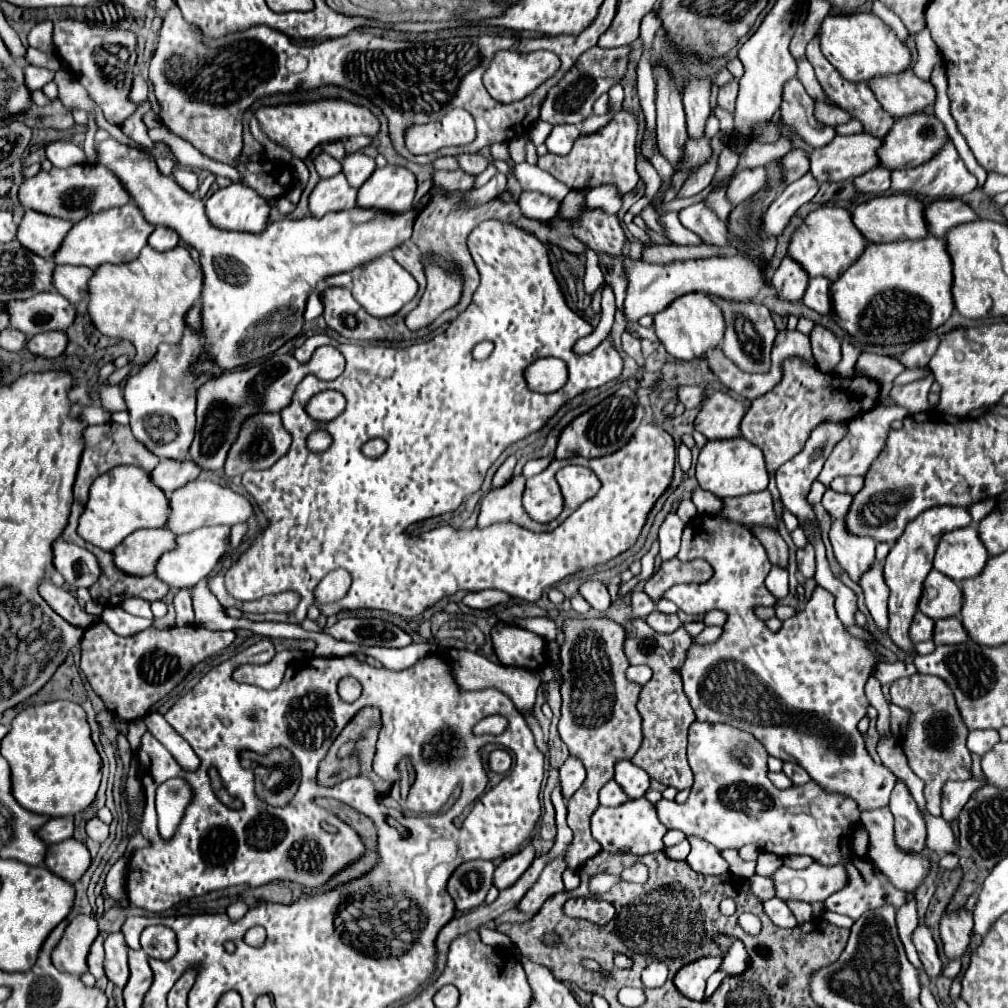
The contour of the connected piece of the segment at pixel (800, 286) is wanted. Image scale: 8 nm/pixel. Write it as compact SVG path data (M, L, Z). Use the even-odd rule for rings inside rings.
M784 257L770 279L770 287L778 299L796 303L804 297L804 291L808 287L808 273L796 261Z

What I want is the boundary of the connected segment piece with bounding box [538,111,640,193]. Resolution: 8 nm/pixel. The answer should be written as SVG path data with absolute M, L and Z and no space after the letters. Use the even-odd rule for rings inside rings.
M620 111L598 133L578 137L568 155L558 157L558 155L548 153L548 155L540 157L538 167L548 171L558 181L566 183L570 189L580 189L580 185L616 183L620 193L628 193L634 189L634 185L638 183L638 177L640 177L640 175L636 175L636 155L634 155L636 137L638 137L636 117L626 111Z

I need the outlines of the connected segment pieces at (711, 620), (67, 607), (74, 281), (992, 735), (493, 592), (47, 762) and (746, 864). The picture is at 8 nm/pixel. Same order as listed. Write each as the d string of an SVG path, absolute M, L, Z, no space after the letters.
M713 610L706 614L706 616L703 619L703 622L706 626L723 626L727 620L726 613L720 611L720 610Z
M42 583L42 585L40 585L40 595L42 595L42 599L44 599L64 621L68 621L68 623L74 625L74 627L80 627L80 625L90 627L92 623L98 621L98 617L88 615L88 613L78 605L78 601L76 601L68 591L64 591L62 587L56 587L56 585L52 585L52 583Z
M56 265L52 275L52 287L60 295L64 295L74 305L86 299L88 279L92 277L92 269L88 267L74 267L74 265Z
M996 729L972 731L972 733L968 735L968 749L970 749L970 753L984 755L984 753L990 751L998 741L1000 741L1000 737L998 737L998 731L996 731Z
M486 589L486 591L480 591L480 593L468 593L462 603L468 605L468 607L480 607L480 609L490 609L494 605L500 605L500 603L508 603L512 597L508 597L504 591L498 591L498 589Z
M72 701L22 709L2 739L2 757L10 763L14 799L32 813L48 817L76 815L94 801L100 787L102 759L90 739L84 709Z
M724 849L722 857L730 865L730 871L735 875L750 879L755 875L756 861L744 861L740 858L738 850Z

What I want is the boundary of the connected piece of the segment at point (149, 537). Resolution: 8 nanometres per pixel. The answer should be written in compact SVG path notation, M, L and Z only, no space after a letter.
M166 527L134 531L112 551L114 563L120 571L128 571L128 575L150 575L158 557L174 547L174 539L176 535Z

